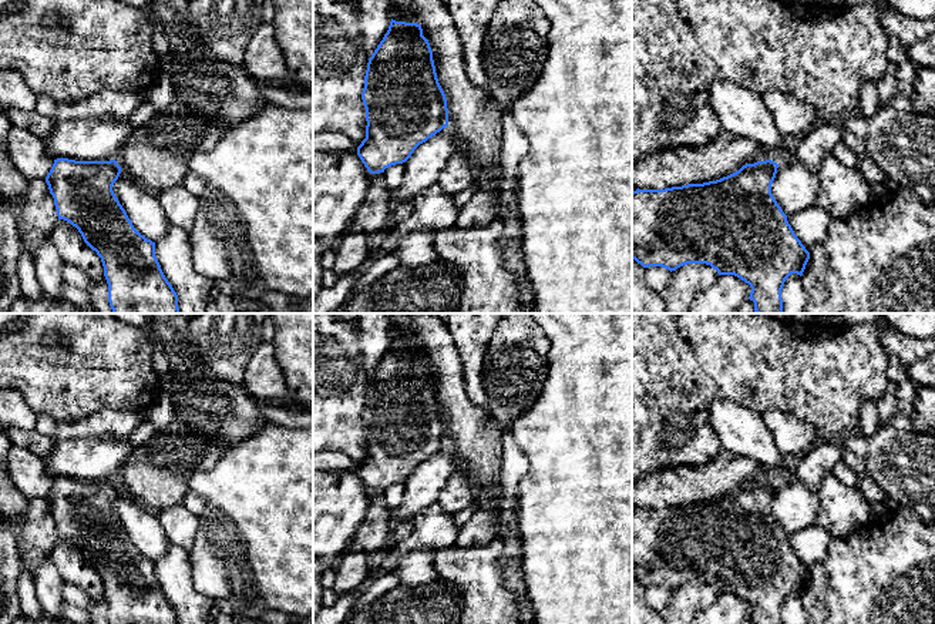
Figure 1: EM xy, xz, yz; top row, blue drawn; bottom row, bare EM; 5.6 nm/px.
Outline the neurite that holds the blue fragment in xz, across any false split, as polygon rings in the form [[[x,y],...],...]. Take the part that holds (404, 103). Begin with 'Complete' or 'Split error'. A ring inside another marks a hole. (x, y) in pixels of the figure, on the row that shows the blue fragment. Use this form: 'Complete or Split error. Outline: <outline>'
Complete. Outline: [[[391,19],[387,33],[369,58],[361,100],[367,125],[357,155],[370,174],[406,162],[420,144],[448,125],[447,98],[420,24]]]

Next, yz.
Complete. Outline: [[[766,160],[716,181],[632,191],[632,259],[670,272],[687,264],[710,265],[750,285],[756,313],[781,313],[784,282],[791,274],[803,275],[810,252],[771,194],[777,168]]]

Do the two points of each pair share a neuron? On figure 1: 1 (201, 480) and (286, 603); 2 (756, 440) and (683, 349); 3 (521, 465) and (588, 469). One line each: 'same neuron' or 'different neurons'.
1: same neuron
2: different neurons
3: different neurons

